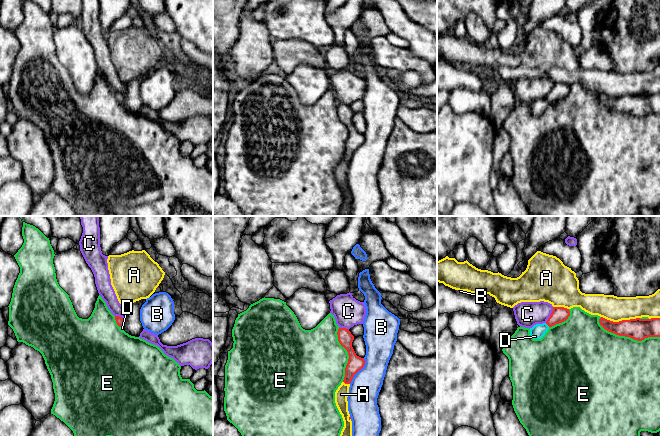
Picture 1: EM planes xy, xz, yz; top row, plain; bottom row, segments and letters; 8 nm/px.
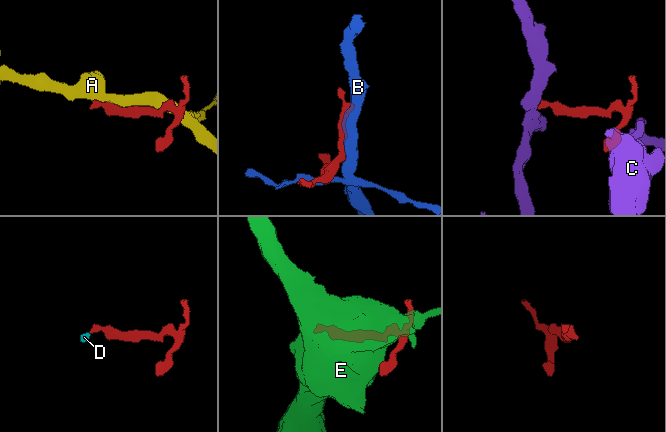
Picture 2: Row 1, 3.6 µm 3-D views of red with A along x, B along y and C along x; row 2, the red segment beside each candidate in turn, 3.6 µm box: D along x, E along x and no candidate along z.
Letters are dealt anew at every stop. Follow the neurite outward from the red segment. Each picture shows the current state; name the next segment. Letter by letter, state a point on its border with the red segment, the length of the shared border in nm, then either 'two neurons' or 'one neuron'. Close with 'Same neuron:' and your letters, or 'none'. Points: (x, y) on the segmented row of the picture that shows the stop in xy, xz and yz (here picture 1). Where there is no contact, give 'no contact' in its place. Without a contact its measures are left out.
A: yz (620, 321) | 320 nm | two neurons
B: xz (358, 370) | 240 nm | two neurons
C: yz (550, 315) | 140 nm | two neurons
D: yz (547, 324) | 50 nm | one neuron
E: yz (628, 336) | 550 nm | two neurons
Same neuron: D

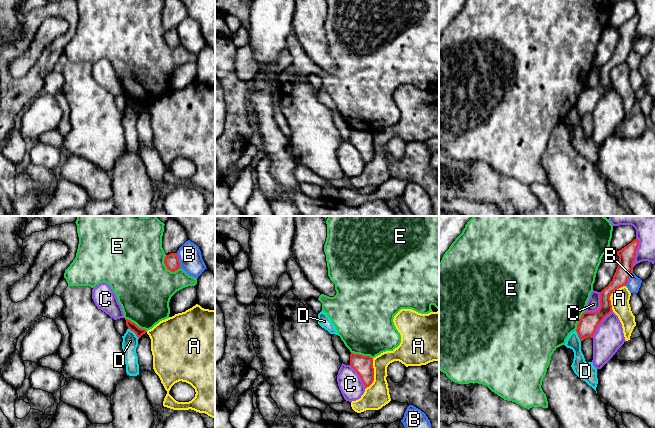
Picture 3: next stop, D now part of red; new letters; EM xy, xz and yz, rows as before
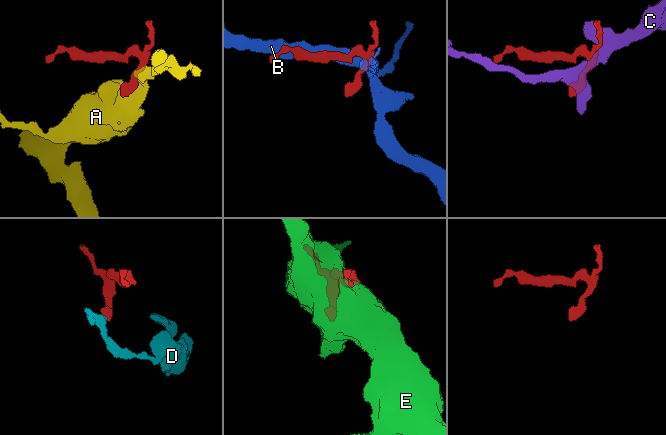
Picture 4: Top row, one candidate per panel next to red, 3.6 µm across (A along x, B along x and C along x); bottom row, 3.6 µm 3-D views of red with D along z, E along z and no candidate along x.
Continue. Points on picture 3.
A: xz (373, 373) | 260 nm | two neurons
B: xy (178, 260) | 130 nm | two neurons
C: yz (600, 307) | 200 nm | two neurons
D: xy (134, 332) | 120 nm | two neurons
E: xy (167, 268) | 170 nm | two neurons
Same neuron: none

